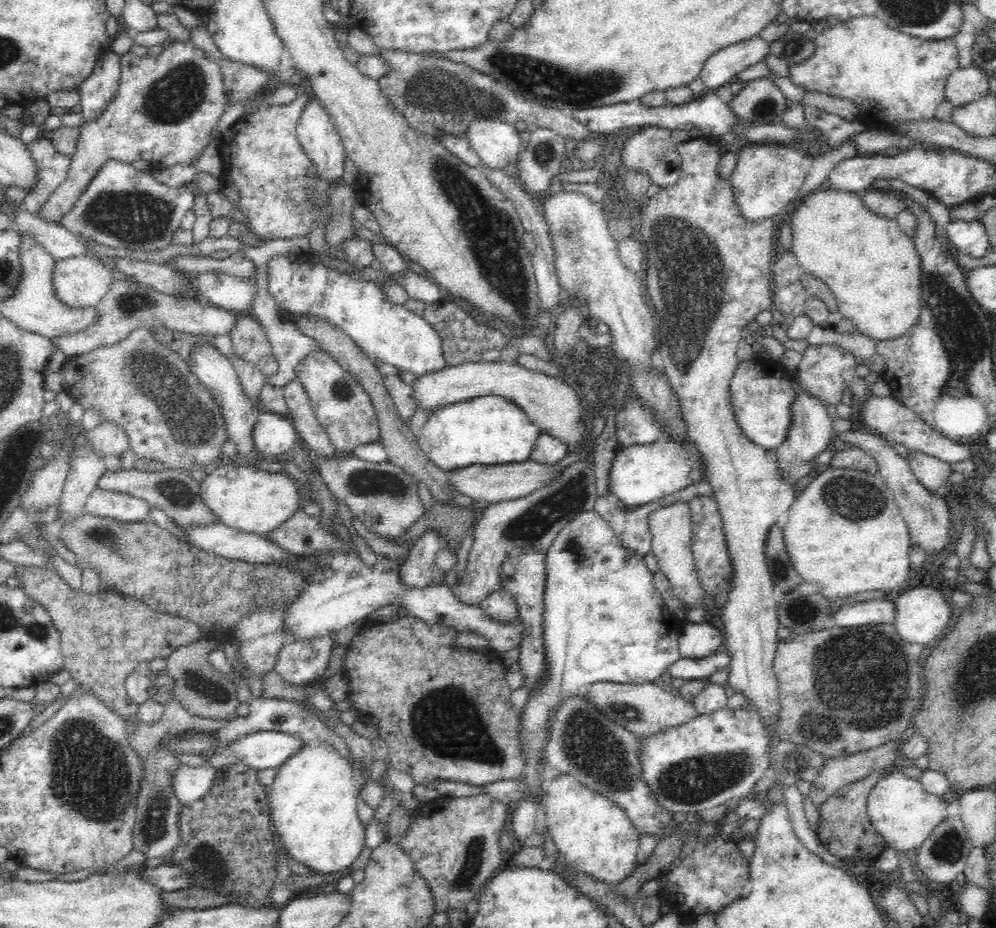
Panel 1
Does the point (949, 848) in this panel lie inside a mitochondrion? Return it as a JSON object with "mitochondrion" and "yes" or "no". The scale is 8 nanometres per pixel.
{"mitochondrion":"yes"}

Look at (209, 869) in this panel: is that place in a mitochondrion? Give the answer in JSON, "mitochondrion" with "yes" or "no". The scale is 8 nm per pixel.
{"mitochondrion":"yes"}

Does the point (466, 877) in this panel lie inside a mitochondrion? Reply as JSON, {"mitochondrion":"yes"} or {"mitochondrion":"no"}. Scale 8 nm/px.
{"mitochondrion":"yes"}

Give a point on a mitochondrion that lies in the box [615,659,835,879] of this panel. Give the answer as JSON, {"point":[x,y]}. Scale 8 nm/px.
{"point":[692,781]}

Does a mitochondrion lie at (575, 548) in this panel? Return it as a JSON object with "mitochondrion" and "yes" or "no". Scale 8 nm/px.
{"mitochondrion":"yes"}

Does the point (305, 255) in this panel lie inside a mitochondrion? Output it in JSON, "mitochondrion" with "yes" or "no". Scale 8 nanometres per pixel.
{"mitochondrion":"no"}

